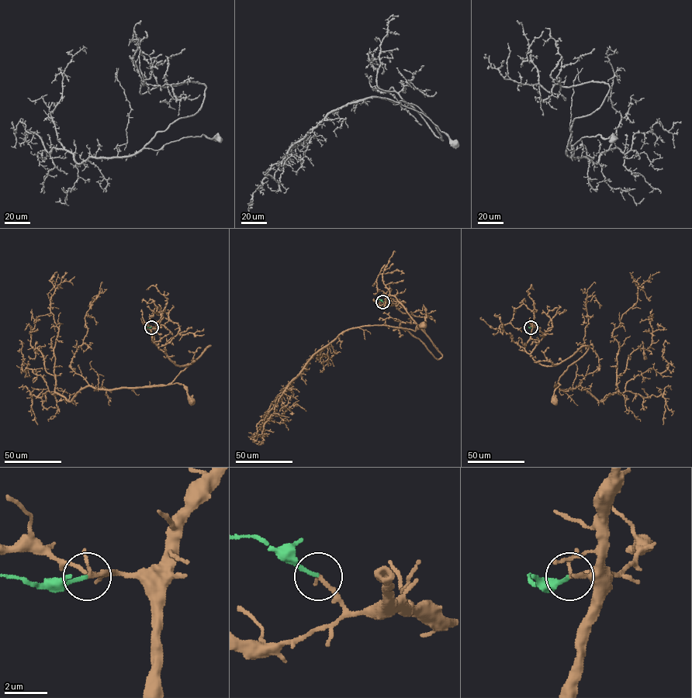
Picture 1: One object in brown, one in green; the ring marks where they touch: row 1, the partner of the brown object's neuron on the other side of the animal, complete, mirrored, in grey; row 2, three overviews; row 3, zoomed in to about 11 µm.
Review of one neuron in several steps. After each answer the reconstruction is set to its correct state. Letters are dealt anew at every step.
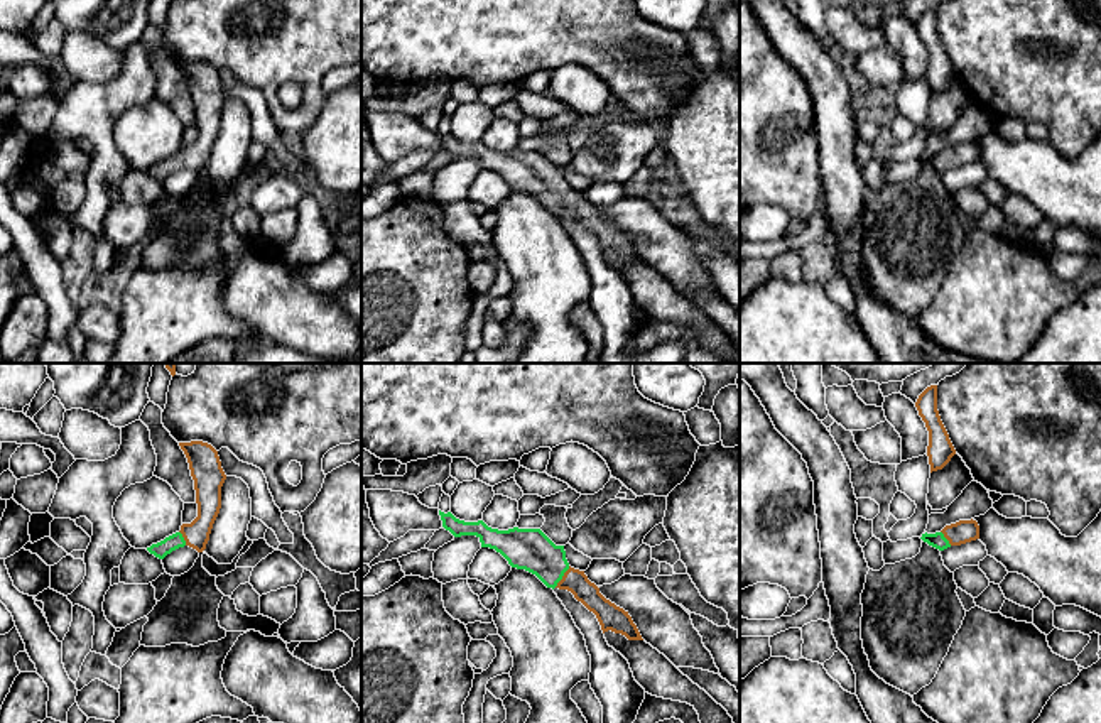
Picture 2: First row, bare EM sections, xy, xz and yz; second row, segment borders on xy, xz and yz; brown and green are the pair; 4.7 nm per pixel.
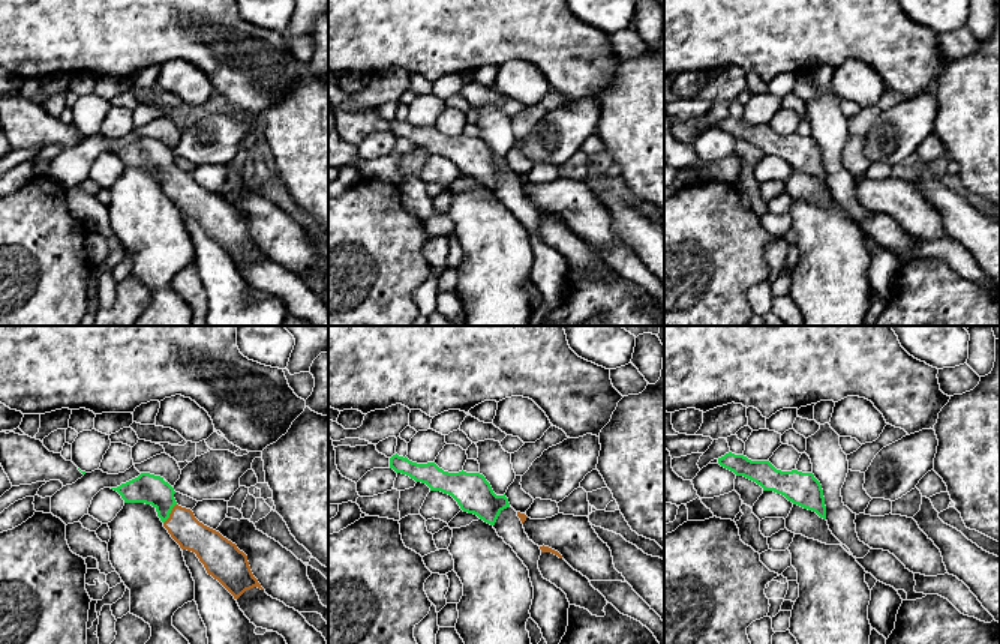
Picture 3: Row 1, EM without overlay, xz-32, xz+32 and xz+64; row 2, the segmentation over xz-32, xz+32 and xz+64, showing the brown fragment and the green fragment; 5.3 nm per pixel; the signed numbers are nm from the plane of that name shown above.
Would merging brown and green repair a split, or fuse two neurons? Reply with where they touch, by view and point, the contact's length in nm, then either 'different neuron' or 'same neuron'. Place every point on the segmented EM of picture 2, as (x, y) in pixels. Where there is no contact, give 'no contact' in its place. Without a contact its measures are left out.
xz (563, 576) | 130 nm | same neuron

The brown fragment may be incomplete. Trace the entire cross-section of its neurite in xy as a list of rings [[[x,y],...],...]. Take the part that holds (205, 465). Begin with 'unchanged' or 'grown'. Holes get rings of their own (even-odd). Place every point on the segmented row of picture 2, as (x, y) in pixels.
grown; [[[203,441],[179,443],[179,446],[187,458],[194,480],[198,517],[191,524],[182,524],[179,532],[147,547],[159,559],[184,546],[203,552],[221,508],[221,487],[226,475],[221,468],[218,451]]]

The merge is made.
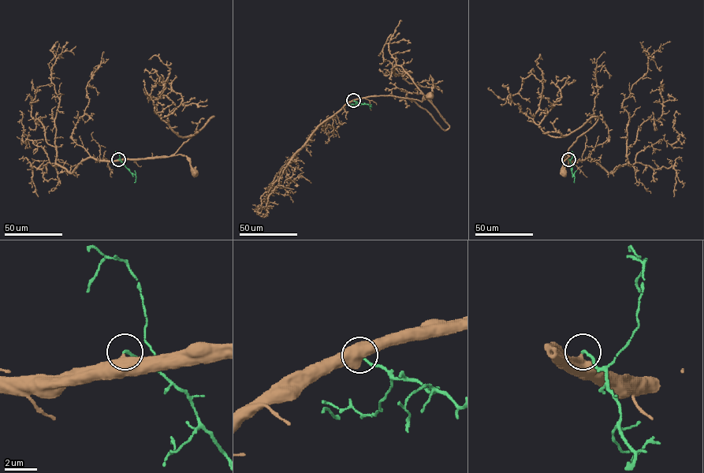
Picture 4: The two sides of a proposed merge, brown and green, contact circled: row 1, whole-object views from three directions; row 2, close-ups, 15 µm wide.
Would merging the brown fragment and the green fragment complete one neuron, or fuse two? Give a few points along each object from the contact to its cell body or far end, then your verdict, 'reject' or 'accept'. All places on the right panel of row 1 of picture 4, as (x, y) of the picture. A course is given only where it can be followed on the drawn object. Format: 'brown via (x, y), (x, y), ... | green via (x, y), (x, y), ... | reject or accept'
brown via (568, 159), (564, 158), (568, 154), (569, 156), (562, 168), (564, 173) | green via (568, 159), (574, 182) | accept

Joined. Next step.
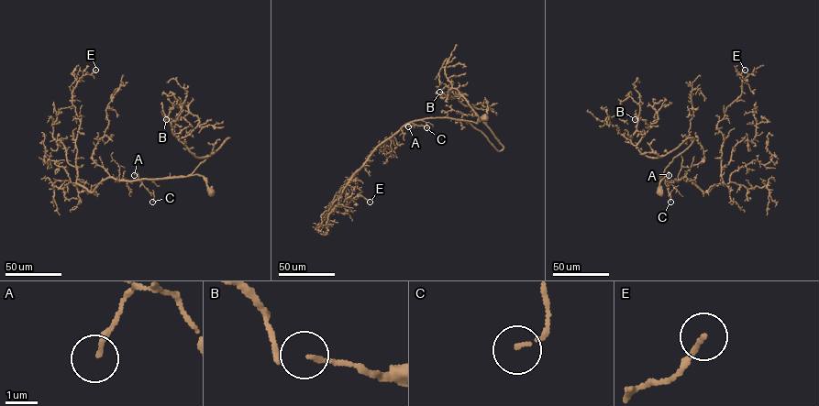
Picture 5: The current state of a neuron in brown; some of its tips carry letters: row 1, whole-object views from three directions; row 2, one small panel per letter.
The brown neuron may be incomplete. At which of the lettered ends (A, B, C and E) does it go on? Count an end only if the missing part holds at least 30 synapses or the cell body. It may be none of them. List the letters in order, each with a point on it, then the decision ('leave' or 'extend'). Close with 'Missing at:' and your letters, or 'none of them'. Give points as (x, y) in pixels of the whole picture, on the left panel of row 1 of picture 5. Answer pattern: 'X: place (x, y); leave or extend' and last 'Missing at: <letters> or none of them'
A: place (134, 175); leave
B: place (166, 119); leave
C: place (152, 202); leave
E: place (95, 70); extend
Missing at: E

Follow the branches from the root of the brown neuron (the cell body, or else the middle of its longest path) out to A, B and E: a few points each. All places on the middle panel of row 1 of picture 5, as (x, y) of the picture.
A: (484, 118), (481, 116), (476, 123), (448, 117), (424, 118), (413, 121), (412, 126), (408, 126)
B: (484, 118), (476, 123), (465, 120), (501, 150), (503, 146), (457, 90), (451, 89), (448, 96), (439, 92)
E: (484, 118), (476, 123), (424, 118), (403, 125), (349, 179), (353, 174), (346, 199), (360, 195), (370, 202)

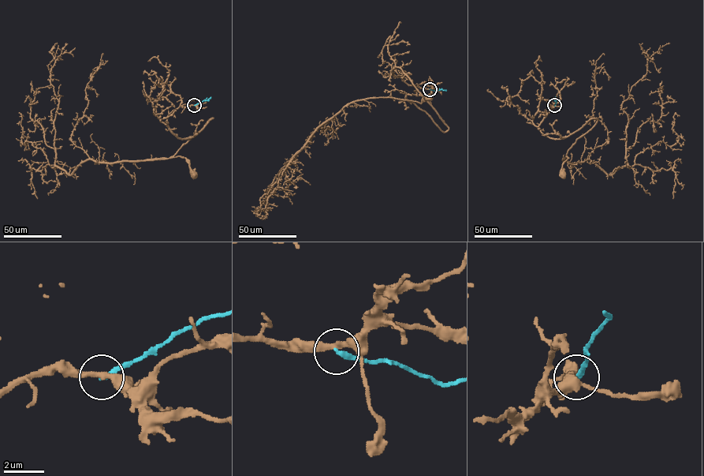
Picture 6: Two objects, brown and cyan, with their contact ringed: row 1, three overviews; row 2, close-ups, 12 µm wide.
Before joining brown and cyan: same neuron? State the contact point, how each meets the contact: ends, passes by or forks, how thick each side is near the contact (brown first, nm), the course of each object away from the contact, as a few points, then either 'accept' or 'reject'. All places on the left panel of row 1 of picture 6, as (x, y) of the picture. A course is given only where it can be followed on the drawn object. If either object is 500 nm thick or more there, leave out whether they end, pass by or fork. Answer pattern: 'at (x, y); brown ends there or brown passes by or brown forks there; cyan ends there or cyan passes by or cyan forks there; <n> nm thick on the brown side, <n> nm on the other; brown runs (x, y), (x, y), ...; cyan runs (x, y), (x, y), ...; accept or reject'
at (194, 105); brown passes by; cyan ends there; 320 nm thick on the brown side, 240 nm on the other; brown runs (194, 105), (180, 106), (167, 119), (176, 136), (188, 138), (213, 118), (173, 156), (185, 158), (193, 174); cyan runs (194, 105), (211, 97); reject

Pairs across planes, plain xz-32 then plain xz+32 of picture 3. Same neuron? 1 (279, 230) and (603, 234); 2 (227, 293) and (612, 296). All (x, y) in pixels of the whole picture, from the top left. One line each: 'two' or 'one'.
1: one
2: two

